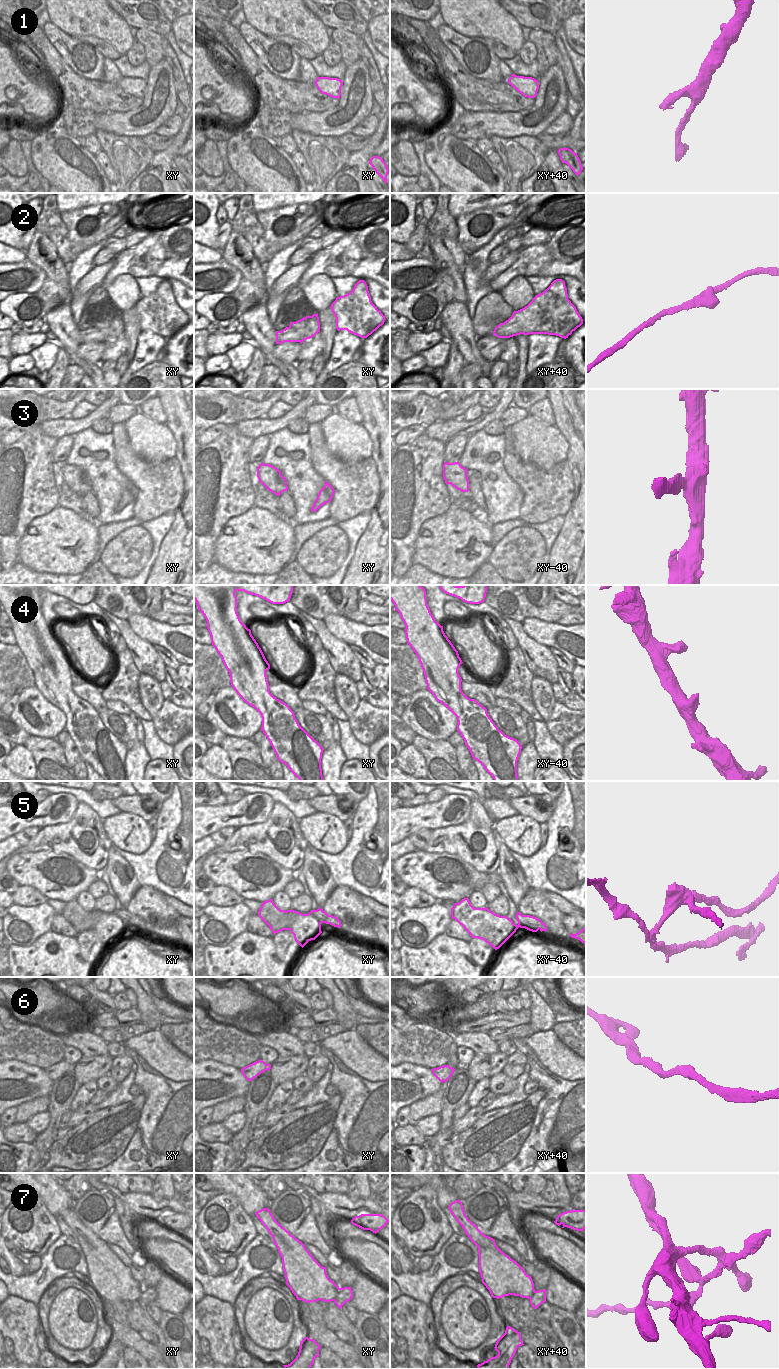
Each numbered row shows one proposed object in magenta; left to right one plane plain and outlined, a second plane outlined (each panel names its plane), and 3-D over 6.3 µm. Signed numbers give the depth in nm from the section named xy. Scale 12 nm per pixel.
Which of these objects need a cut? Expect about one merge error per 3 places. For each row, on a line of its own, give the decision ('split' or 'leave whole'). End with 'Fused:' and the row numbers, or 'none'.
1: leave whole
2: leave whole
3: leave whole
4: leave whole
5: split
6: leave whole
7: split
Fused: 5, 7

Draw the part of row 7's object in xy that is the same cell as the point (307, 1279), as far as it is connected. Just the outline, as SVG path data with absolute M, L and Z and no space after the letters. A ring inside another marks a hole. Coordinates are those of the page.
M268 1208L255 1215L273 1237L282 1258L286 1284L297 1300L306 1303L334 1301L340 1288L329 1279L326 1267L322 1267L305 1245L276 1221Z

